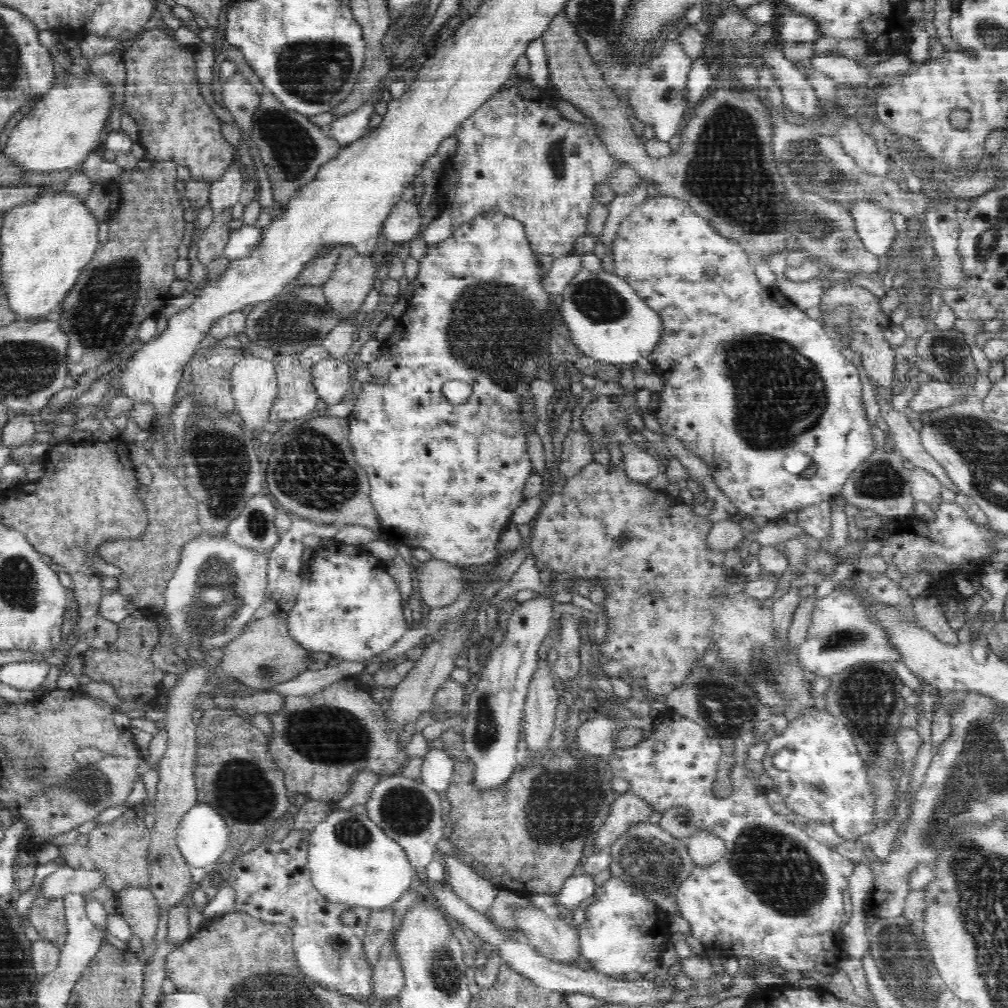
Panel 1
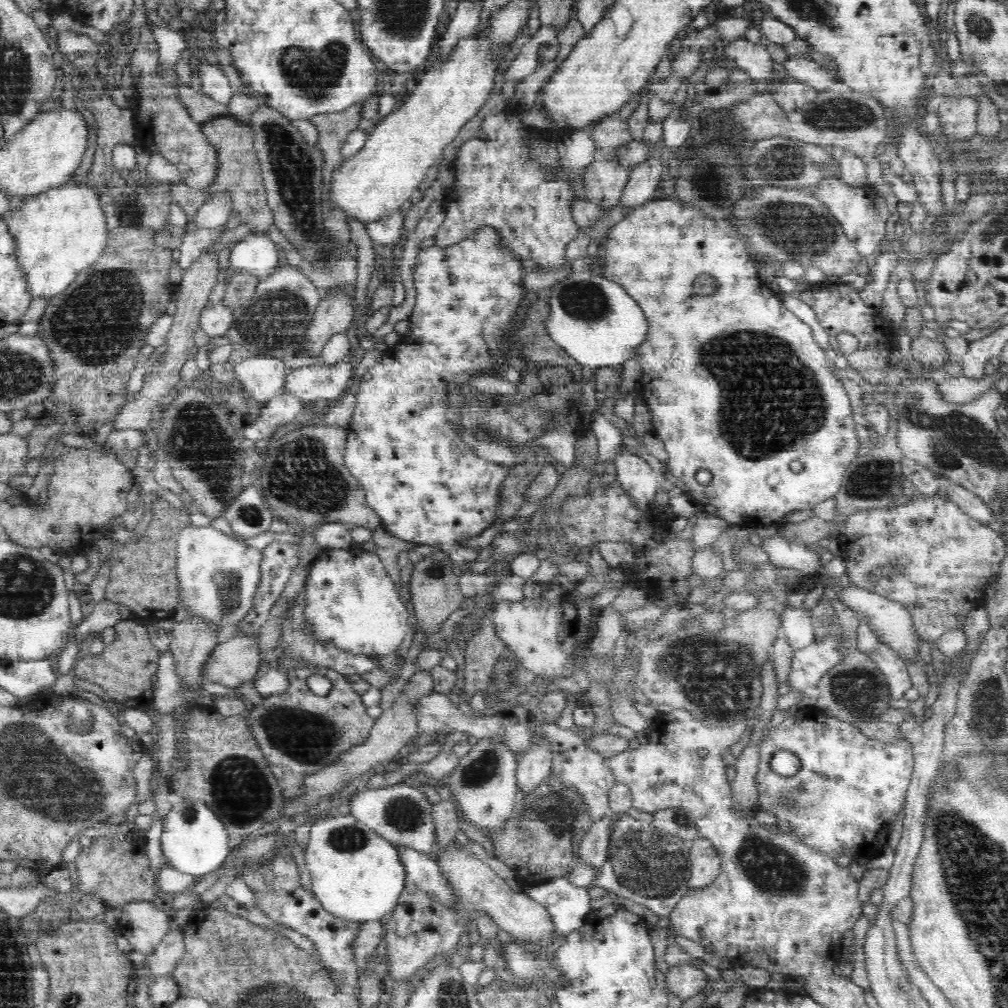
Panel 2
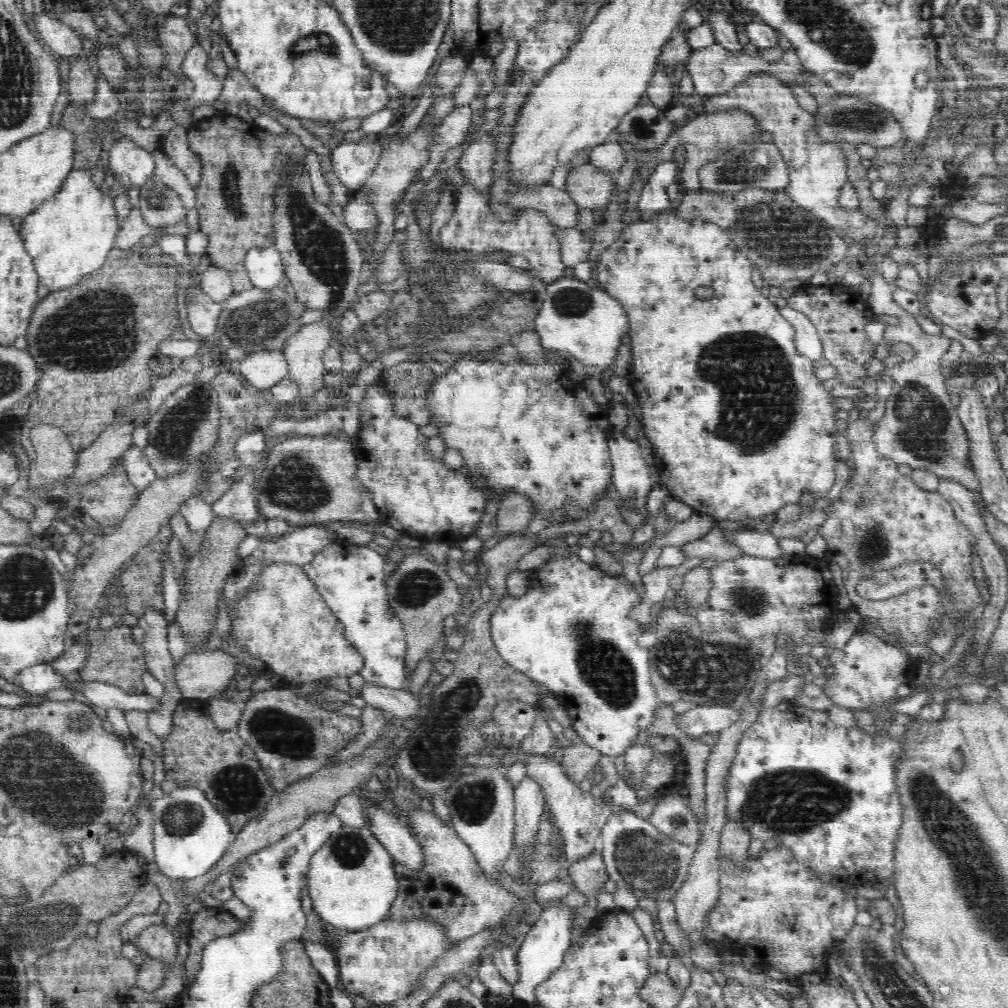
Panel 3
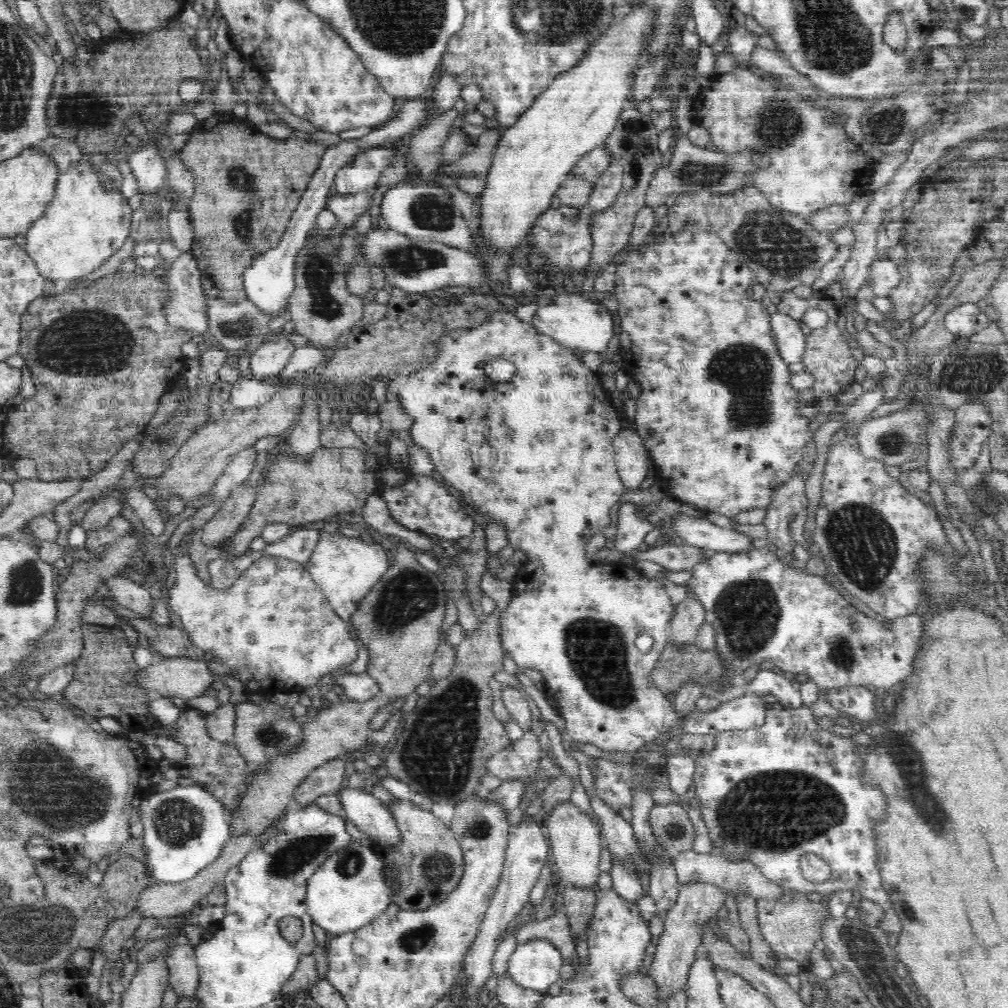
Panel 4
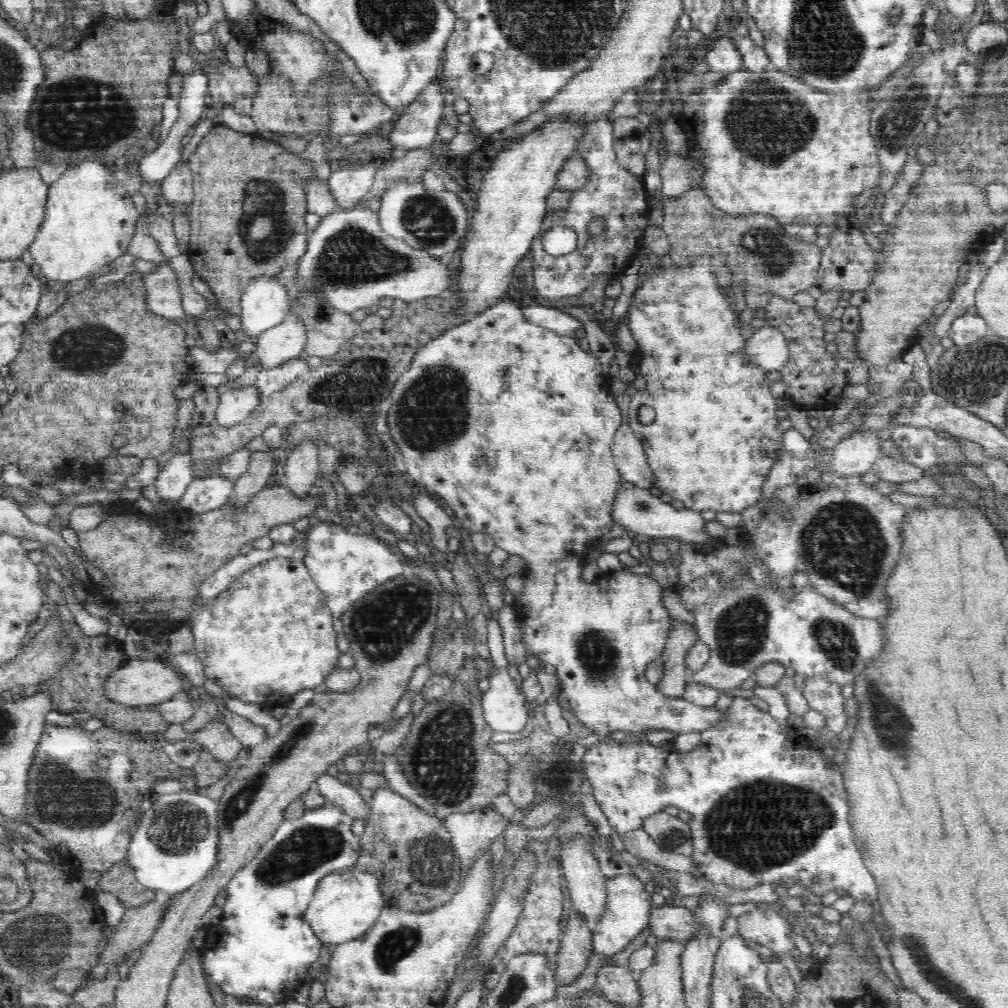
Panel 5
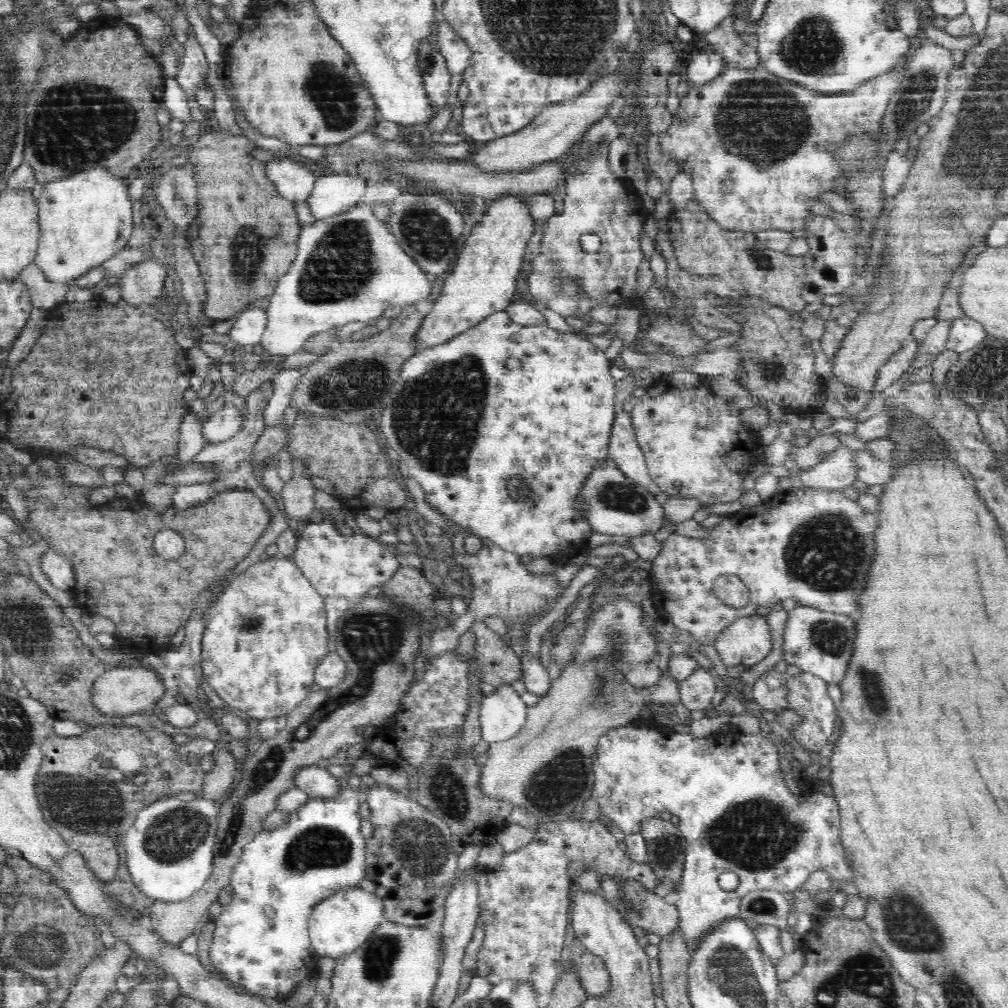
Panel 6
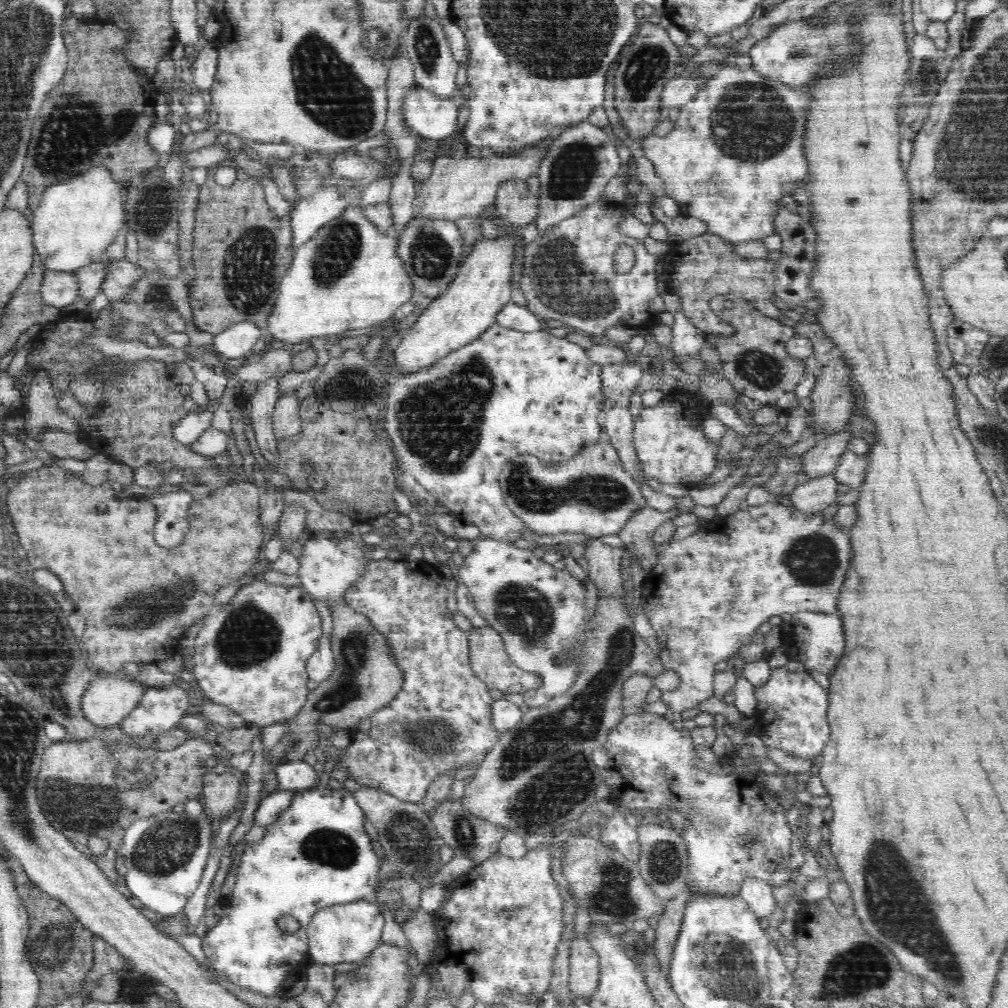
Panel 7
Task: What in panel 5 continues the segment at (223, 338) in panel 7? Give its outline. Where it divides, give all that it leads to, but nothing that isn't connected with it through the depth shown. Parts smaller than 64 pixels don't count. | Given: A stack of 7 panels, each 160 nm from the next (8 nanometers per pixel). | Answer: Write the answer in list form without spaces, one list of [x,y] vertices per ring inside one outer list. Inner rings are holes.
[[[265,275],[255,279],[244,288],[241,298],[240,338],[258,337],[261,333],[273,326],[279,325],[291,311],[290,300],[287,297],[287,288],[278,281],[278,275]]]

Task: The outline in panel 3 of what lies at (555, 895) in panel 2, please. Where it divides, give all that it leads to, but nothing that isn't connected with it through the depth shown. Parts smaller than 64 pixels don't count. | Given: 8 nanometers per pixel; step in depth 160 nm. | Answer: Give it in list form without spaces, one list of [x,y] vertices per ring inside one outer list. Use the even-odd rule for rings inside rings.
[[[558,901],[548,908],[543,907],[538,921],[527,932],[515,959],[517,960],[519,981],[513,986],[513,995],[525,1000],[531,1007],[535,1003],[535,990],[539,984],[554,974],[554,970],[562,964],[562,958],[570,946],[575,908],[564,906]]]

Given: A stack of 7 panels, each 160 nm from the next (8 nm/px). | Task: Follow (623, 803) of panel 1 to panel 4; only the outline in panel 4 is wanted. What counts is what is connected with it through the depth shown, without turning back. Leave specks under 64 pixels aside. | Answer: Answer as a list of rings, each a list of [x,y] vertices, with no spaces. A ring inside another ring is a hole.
[[[566,884],[564,889],[564,906],[563,909],[567,914],[567,919],[570,925],[571,935],[574,937],[580,936],[588,931],[589,922],[595,911],[595,903],[598,900],[596,891],[593,888],[574,888]]]

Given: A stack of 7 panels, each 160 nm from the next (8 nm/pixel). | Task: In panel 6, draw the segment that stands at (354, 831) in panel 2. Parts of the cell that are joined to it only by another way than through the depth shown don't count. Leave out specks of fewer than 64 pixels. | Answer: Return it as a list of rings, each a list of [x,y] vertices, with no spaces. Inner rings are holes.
[[[361,886],[342,888],[341,891],[319,902],[310,912],[307,921],[309,939],[319,956],[336,959],[362,946],[366,938],[385,919],[383,901],[377,894],[370,893]]]

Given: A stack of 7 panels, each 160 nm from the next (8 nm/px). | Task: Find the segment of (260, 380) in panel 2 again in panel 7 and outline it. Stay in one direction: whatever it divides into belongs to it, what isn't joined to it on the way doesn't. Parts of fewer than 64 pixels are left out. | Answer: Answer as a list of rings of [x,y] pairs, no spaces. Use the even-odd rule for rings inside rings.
[[[353,203],[335,220],[322,226],[310,240],[295,247],[292,265],[281,279],[276,304],[267,318],[266,329],[274,340],[282,340],[292,346],[312,338],[327,338],[330,334],[366,328],[388,320],[401,304],[410,302],[414,292],[413,278],[406,273],[404,263],[398,257],[398,239],[381,232],[362,211]]]

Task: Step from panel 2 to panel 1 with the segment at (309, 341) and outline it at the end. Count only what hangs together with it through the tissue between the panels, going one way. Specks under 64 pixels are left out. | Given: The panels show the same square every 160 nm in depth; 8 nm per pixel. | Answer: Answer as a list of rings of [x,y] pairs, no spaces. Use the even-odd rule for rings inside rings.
[[[344,246],[336,263],[332,277],[321,287],[332,312],[346,319],[358,311],[372,290],[377,278],[376,261],[371,254],[362,255]]]

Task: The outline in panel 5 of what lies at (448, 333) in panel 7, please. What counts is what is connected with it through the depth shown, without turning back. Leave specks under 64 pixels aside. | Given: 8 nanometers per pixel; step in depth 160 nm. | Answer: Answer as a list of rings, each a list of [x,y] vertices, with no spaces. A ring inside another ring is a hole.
[[[552,122],[544,130],[524,134],[526,138],[496,156],[492,170],[484,175],[478,210],[455,256],[460,261],[456,286],[465,291],[465,308],[469,312],[484,312],[508,292],[518,262],[530,253],[532,240],[550,213],[546,210],[546,198],[555,189],[556,176],[568,156],[574,154],[574,146],[580,147],[588,132],[584,126],[572,128],[568,122]]]

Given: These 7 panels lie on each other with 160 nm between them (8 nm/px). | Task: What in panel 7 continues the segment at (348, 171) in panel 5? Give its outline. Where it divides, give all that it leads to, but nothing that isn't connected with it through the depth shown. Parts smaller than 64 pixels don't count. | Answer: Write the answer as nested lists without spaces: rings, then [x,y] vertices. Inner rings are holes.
[[[321,188],[319,192],[297,200],[290,212],[294,250],[352,204],[349,198],[342,197],[334,188]]]

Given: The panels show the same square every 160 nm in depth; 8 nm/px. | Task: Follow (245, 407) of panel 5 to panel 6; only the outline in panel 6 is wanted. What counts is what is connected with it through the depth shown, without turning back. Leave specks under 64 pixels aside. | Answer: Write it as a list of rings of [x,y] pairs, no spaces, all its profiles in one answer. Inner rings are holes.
[[[226,403],[221,410],[214,412],[203,424],[203,437],[205,442],[218,444],[230,440],[236,434],[242,424],[240,409],[236,409],[231,403]]]

